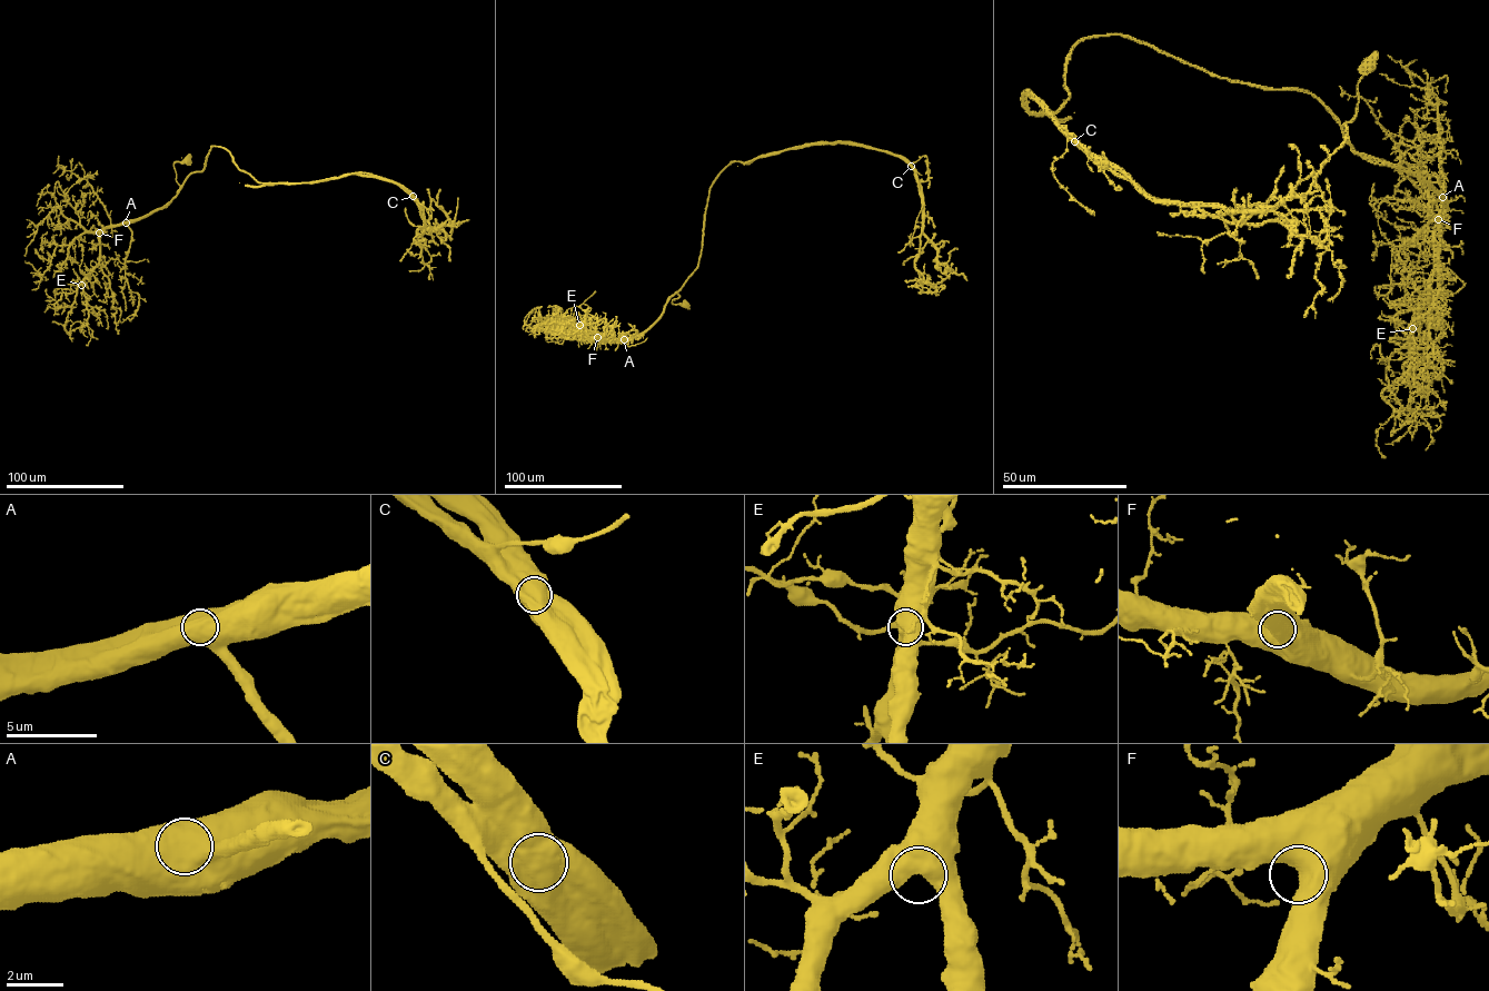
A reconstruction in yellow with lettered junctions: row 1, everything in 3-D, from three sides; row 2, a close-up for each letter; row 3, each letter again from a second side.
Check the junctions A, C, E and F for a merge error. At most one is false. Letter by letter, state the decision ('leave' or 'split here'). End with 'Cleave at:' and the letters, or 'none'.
A: leave
C: split here
E: leave
F: leave
Cleave at: C

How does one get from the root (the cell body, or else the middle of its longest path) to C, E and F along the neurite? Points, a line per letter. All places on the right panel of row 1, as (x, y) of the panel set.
C: (1367, 65), (1341, 126), (1307, 92), (1091, 36), (1069, 58), (1055, 112), (1030, 112), (1025, 97), (1074, 141)
E: (1367, 65), (1344, 139), (1368, 159), (1412, 171), (1445, 201), (1427, 300), (1412, 328)
F: (1367, 65), (1358, 83), (1357, 114), (1342, 128), (1343, 138), (1368, 159), (1413, 172), (1445, 201), (1438, 219)

